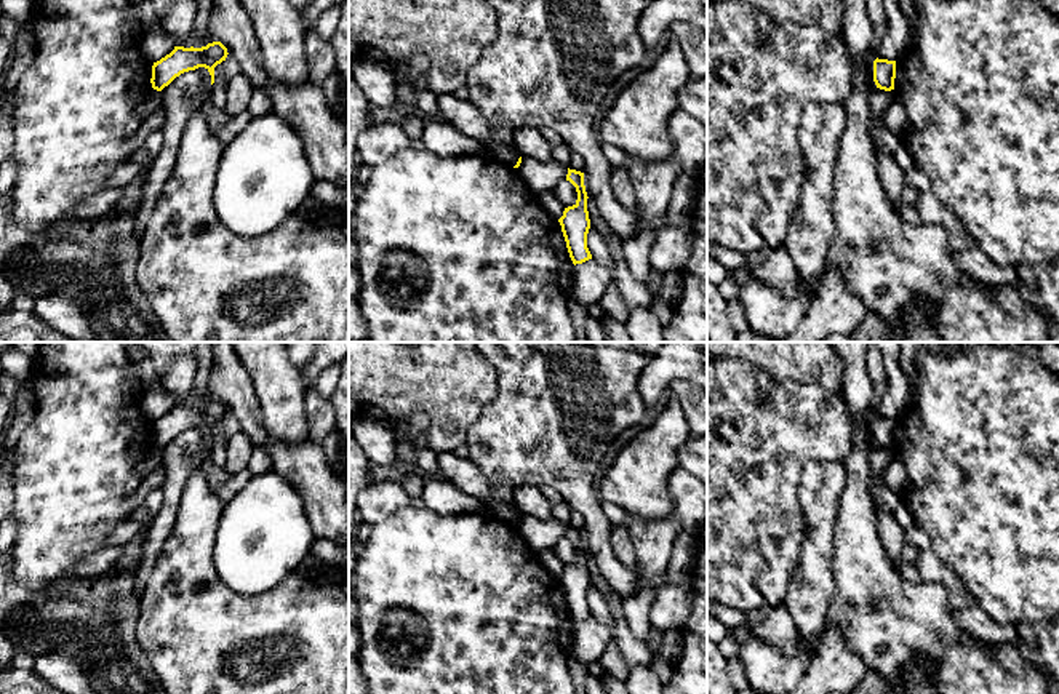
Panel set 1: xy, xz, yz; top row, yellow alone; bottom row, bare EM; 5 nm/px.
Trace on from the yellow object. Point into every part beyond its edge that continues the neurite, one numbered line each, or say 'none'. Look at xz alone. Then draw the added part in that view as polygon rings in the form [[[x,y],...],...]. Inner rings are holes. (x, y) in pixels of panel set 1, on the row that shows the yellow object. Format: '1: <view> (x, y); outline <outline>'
none

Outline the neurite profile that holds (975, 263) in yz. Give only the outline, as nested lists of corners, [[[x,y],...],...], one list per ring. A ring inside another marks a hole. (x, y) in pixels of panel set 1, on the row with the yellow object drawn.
[[[976,248],[957,249],[952,256],[955,267],[969,278],[993,286],[1009,286],[1016,289],[1016,270],[1009,265],[998,265]]]

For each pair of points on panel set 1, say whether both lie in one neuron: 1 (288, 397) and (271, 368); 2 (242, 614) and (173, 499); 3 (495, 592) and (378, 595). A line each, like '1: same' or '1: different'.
1: same
2: different
3: same

